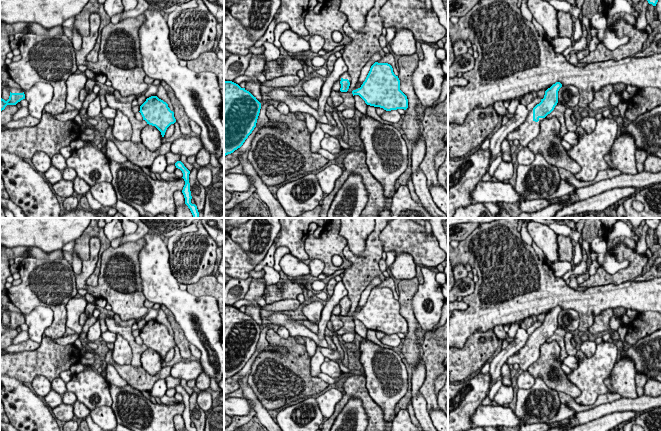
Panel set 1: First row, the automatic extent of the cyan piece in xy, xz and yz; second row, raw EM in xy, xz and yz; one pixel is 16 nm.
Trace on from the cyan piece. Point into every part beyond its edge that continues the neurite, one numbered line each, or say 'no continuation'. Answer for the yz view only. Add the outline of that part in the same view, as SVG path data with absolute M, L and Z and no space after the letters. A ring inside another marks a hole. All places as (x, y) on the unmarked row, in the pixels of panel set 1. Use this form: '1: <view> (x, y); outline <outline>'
1: yz (529, 354); outline M533 334L529 335L528 341L523 348L516 354L511 355L506 360L507 365L518 364L519 368L526 371L532 364L534 364L540 356L540 347L544 342L539 342L538 346L533 344Z

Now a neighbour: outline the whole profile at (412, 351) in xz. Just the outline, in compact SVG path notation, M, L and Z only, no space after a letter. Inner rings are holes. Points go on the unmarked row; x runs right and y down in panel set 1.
M417 277L408 280L400 280L398 283L400 314L407 320L408 332L405 338L402 339L402 350L400 355L403 356L408 364L413 368L423 361L423 341L419 342L415 331L417 330L418 321L415 318L412 308L412 298L417 292L419 281Z

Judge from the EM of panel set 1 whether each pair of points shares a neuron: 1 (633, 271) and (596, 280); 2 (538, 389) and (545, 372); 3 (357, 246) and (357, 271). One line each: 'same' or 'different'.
1: same
2: different
3: different

